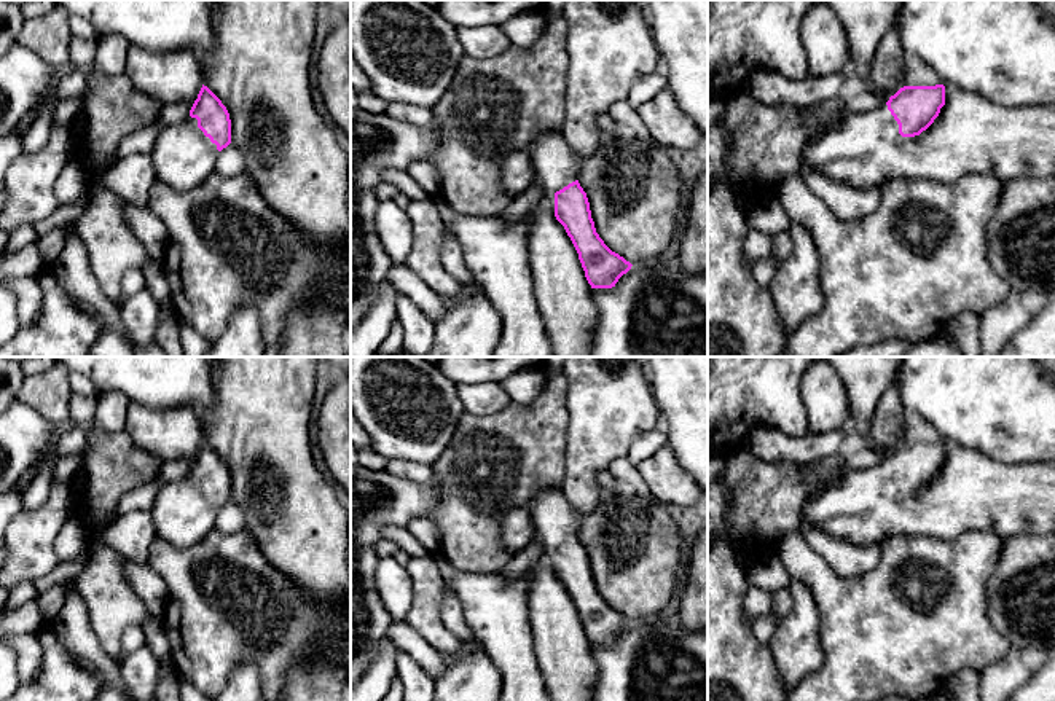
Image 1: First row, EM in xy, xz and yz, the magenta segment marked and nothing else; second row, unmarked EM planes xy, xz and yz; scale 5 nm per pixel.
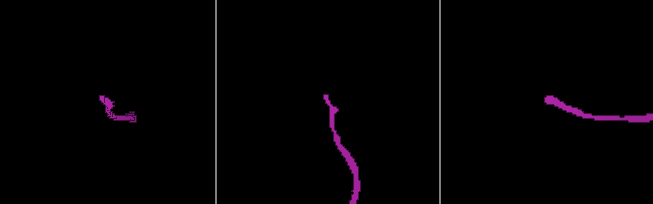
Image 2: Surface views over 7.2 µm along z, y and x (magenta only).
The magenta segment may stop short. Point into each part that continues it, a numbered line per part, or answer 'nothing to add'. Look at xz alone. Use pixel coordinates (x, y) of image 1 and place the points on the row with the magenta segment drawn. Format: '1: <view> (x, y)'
1: xz (563, 293)

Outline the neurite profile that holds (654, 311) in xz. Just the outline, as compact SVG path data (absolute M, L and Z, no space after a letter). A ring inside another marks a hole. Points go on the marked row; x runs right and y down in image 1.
M657 261L633 264L612 288L591 288L598 309L588 357L708 357L708 272L684 274Z

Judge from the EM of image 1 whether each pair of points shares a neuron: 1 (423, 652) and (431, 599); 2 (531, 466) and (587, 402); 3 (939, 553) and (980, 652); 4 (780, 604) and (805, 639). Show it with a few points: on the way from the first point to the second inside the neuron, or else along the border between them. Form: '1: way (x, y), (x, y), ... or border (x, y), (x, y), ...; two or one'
1: border (403, 622), (442, 655); two
2: border (568, 386), (564, 461); two
3: way (953, 577), (956, 628); one
4: border (789, 587), (792, 607), (780, 620); two

